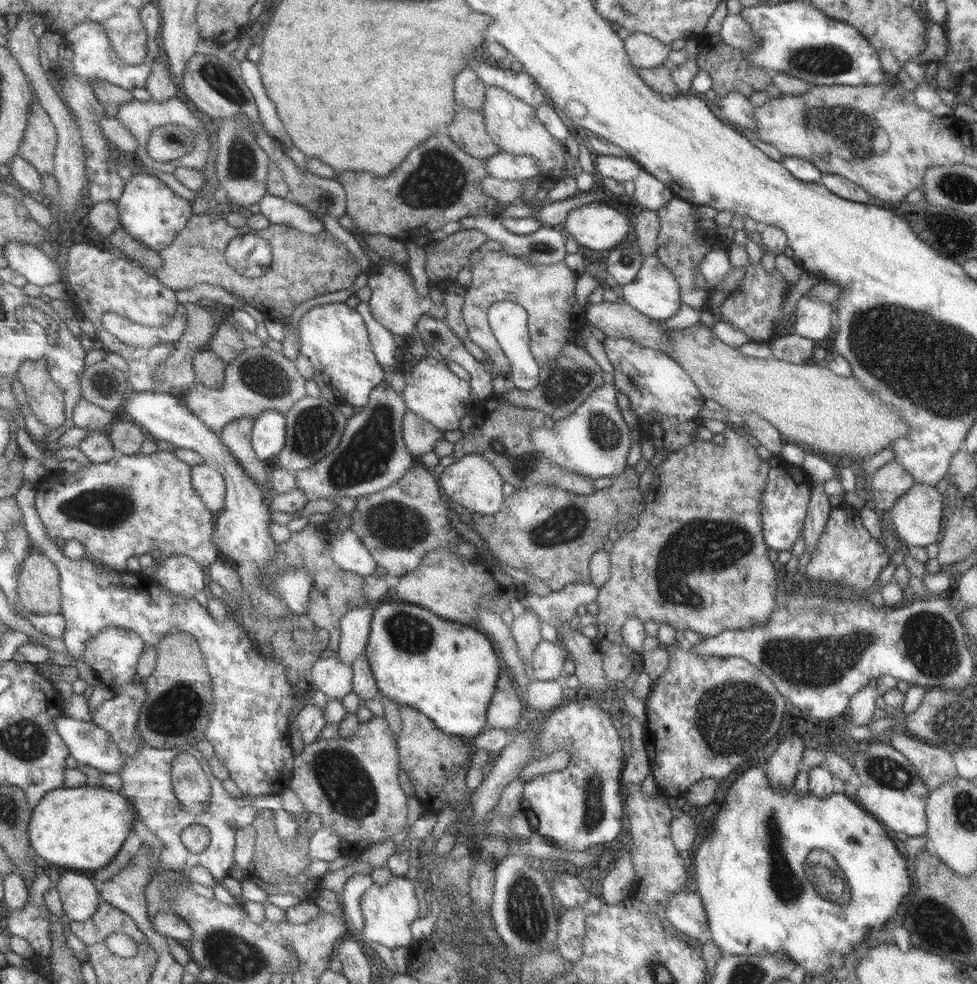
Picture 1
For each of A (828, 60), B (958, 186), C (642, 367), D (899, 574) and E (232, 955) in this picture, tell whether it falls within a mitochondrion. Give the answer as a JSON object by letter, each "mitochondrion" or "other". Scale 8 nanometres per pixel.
{"A":"mitochondrion","B":"mitochondrion","C":"other","D":"other","E":"mitochondrion"}

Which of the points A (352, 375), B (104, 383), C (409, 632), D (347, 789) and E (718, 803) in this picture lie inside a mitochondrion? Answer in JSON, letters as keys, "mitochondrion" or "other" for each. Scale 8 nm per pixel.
{"A":"other","B":"mitochondrion","C":"mitochondrion","D":"mitochondrion","E":"other"}

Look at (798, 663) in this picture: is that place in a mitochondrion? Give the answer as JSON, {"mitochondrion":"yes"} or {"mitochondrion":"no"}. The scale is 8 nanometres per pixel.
{"mitochondrion":"yes"}

